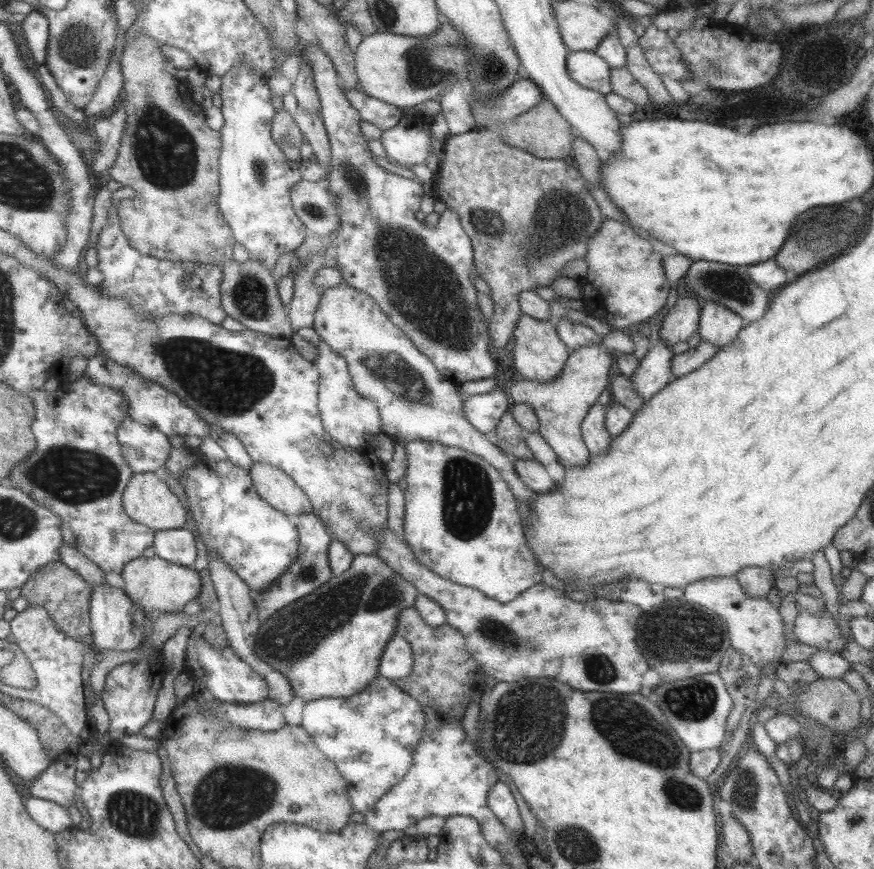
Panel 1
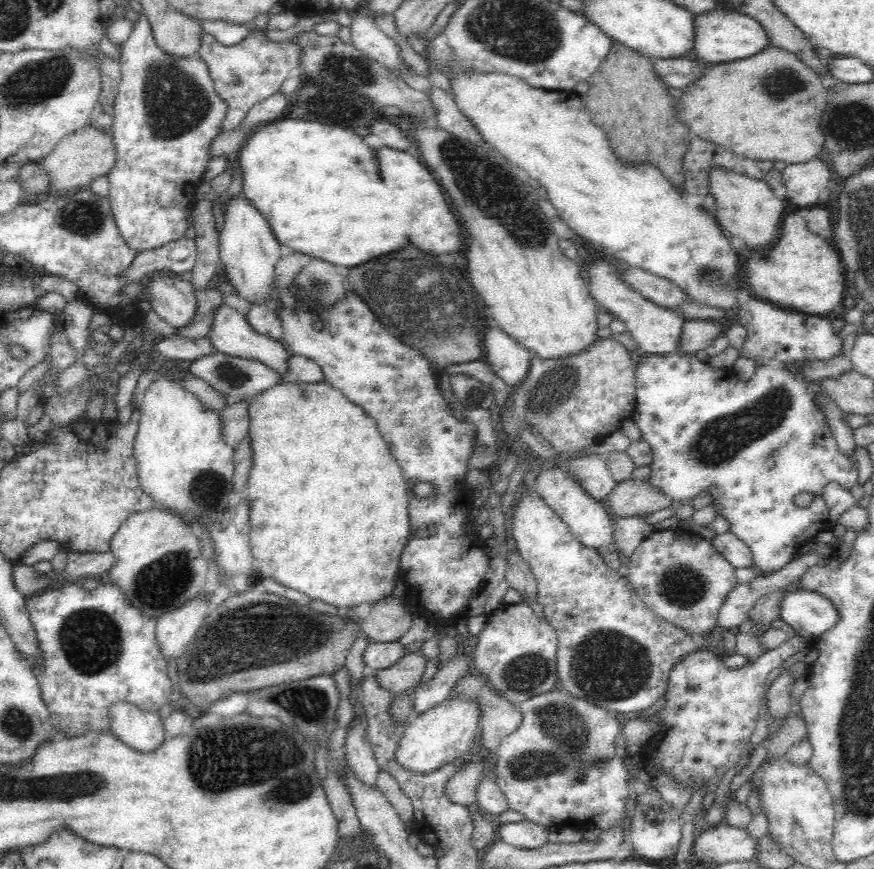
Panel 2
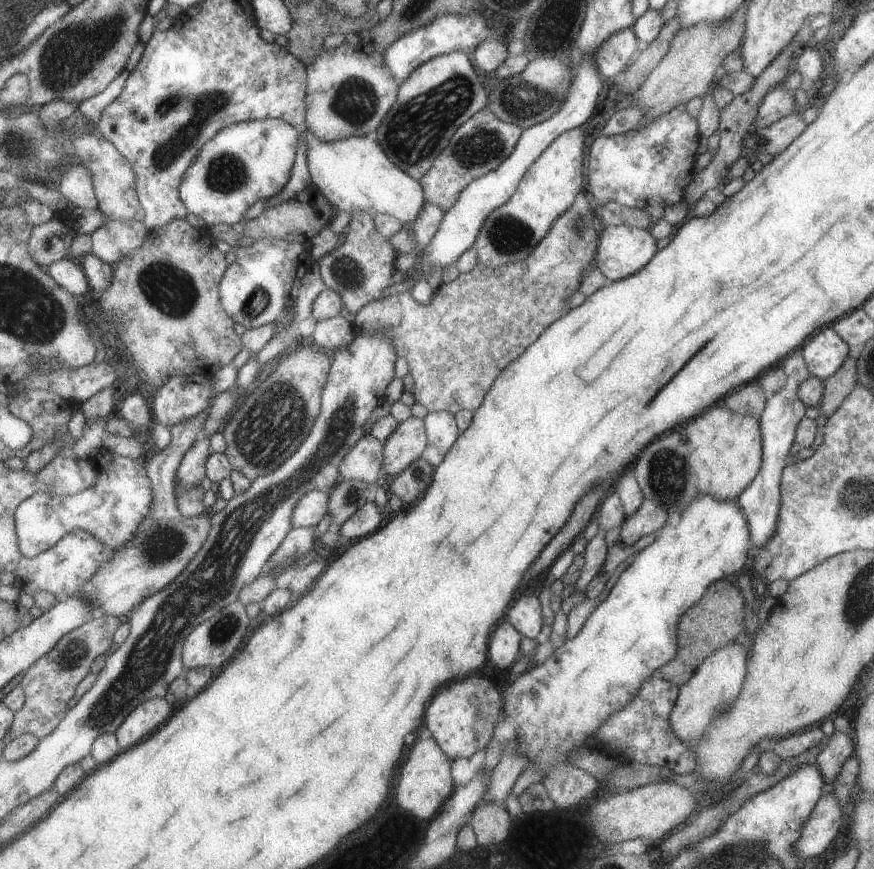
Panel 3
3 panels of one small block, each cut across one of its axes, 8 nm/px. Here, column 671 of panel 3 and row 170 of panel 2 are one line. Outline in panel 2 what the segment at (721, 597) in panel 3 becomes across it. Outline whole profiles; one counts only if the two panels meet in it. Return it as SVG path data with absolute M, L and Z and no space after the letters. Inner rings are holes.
M612 42L606 60L598 66L588 81L589 87L583 103L590 115L592 124L601 128L608 139L615 157L627 164L651 164L655 166L668 182L680 193L684 190L684 156L693 135L677 121L673 104L675 98L668 95L666 85L652 70L652 58L642 56L619 42Z

